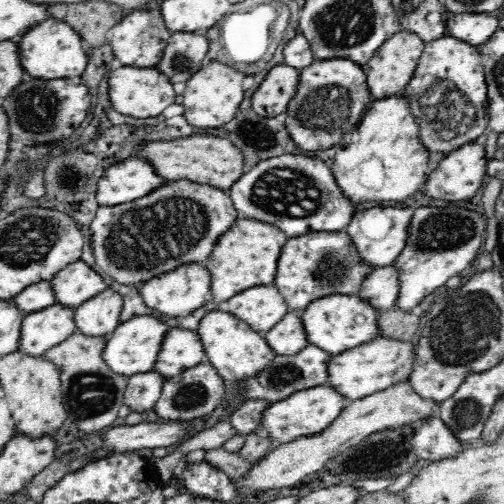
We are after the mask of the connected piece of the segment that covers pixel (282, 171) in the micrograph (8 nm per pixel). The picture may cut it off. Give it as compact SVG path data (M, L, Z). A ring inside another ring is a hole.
M282 154L266 158L246 171L241 180L230 189L240 216L262 218L274 222L274 226L286 230L290 236L302 236L306 232L341 231L347 228L356 215L353 200L342 191L329 162L300 154ZM294 200L294 206L272 206Z

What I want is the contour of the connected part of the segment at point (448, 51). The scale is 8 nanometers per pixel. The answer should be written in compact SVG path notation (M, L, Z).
M447 34L425 42L414 76L406 86L420 121L420 136L431 152L449 153L476 141L489 124L484 57L478 46Z

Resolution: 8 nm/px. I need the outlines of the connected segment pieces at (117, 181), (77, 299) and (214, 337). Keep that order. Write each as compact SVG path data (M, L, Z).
M133 156L126 162L110 166L98 182L98 203L116 206L133 202L166 184L150 160Z
M80 259L67 264L51 282L56 291L56 303L74 308L107 288L104 278Z
M219 309L210 311L200 320L197 330L204 343L206 361L216 367L218 374L222 375L226 382L238 384L238 382L256 378L258 374L274 366L274 360L278 354L266 341L264 334L252 330L233 314L222 312Z

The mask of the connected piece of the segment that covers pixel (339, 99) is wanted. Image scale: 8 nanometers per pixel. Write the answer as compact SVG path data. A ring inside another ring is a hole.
M345 58L315 60L301 69L298 90L284 114L286 127L303 151L334 149L359 124L370 100L366 71L360 63Z

